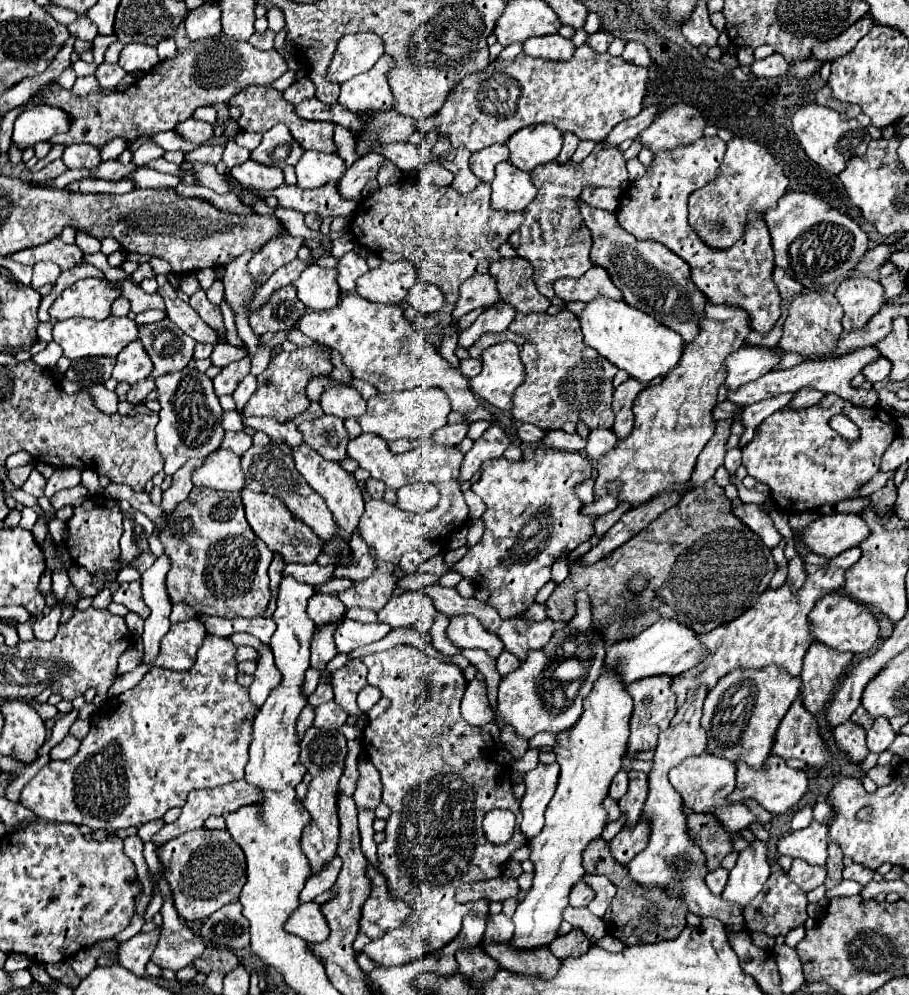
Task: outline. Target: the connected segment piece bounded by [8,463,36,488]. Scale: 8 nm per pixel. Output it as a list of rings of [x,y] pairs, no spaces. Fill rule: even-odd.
[[[31,463],[25,466],[10,469],[8,472],[8,478],[15,485],[20,488],[27,480],[31,471],[36,468],[36,463]]]

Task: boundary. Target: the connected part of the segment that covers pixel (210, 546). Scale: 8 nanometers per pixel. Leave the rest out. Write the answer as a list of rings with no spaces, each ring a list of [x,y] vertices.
[[[192,488],[190,496],[176,506],[176,510],[166,518],[168,524],[160,528],[158,540],[164,546],[164,554],[172,560],[170,572],[166,576],[166,590],[172,604],[188,604],[198,614],[222,616],[222,618],[258,618],[266,612],[272,590],[268,578],[268,566],[272,562],[272,552],[268,546],[252,532],[244,518],[244,504],[240,492],[220,492],[212,488]]]

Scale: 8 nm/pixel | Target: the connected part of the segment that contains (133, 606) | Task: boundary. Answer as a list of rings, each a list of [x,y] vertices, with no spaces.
[[[124,582],[118,586],[118,590],[112,592],[112,600],[118,604],[124,604],[130,612],[140,614],[142,618],[148,616],[148,606],[142,600],[142,588],[140,582]]]

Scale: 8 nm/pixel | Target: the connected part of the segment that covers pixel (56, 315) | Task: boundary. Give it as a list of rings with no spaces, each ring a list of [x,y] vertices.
[[[84,278],[68,286],[50,306],[52,320],[66,320],[84,316],[92,320],[104,320],[110,314],[110,304],[120,292],[104,278]]]

